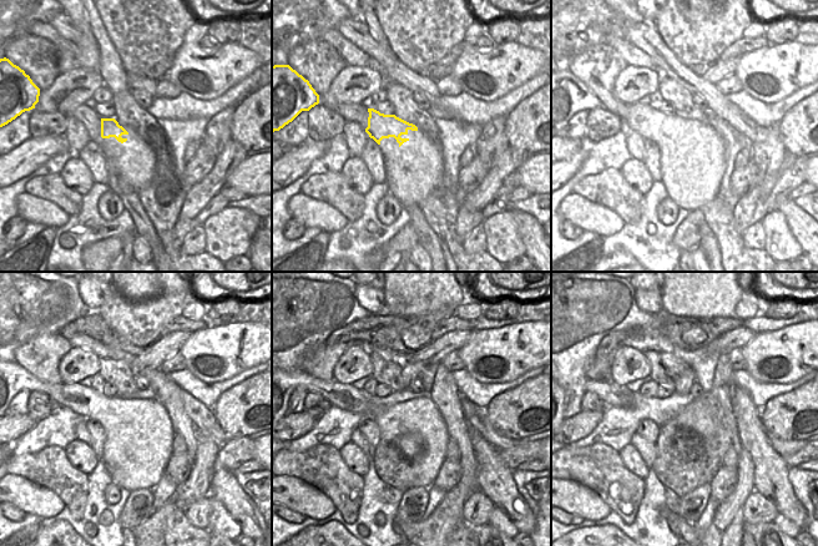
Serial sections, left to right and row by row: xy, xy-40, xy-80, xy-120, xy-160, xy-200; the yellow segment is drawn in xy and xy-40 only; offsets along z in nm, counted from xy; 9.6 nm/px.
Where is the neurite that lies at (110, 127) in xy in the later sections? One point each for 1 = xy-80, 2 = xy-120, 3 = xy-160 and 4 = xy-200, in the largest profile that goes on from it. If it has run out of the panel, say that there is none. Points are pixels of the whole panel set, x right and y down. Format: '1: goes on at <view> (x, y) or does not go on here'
1: goes on at xy-80 (651, 124)
2: goes on at xy-120 (84, 400)
3: goes on at xy-160 (347, 397)
4: goes on at xy-200 (611, 393)

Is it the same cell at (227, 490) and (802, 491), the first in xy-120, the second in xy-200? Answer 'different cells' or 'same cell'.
different cells

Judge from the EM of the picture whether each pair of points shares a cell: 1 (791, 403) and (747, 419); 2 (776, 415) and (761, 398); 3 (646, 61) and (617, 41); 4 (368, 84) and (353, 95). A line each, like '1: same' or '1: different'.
1: different
2: different
3: same
4: same

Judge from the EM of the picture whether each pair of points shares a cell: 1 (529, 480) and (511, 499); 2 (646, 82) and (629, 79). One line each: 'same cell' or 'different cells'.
1: different cells
2: same cell

